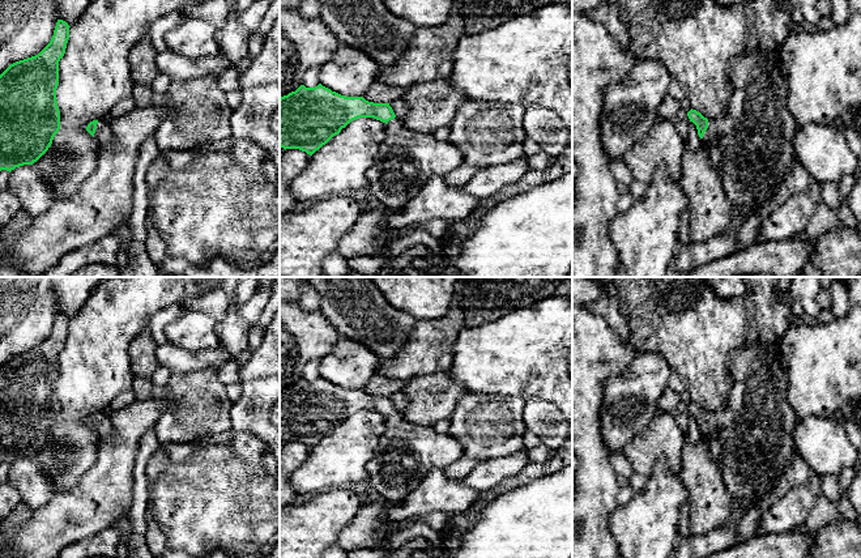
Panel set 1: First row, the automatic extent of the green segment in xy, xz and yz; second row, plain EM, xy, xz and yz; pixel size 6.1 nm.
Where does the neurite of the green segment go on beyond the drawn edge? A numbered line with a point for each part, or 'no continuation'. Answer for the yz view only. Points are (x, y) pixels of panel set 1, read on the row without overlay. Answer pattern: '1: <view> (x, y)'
1: yz (755, 427)

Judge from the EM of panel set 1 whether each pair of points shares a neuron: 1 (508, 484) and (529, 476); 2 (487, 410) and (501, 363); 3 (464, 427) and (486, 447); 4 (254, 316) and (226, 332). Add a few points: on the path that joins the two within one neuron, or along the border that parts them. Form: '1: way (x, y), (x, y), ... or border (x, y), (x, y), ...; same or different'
1: way (514, 482), (524, 477); same
2: border (468, 392), (503, 393), (521, 397); different
3: way (469, 430), (481, 442); same
4: border (241, 307), (241, 312), (251, 324); different

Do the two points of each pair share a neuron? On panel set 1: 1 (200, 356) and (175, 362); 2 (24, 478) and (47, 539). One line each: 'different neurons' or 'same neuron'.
1: same neuron
2: different neurons

